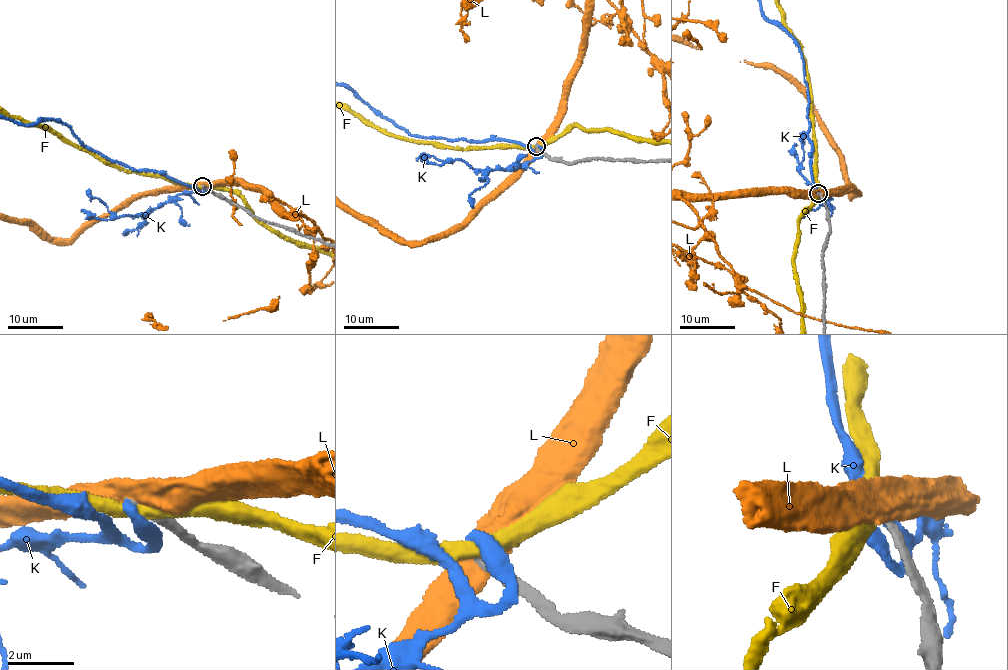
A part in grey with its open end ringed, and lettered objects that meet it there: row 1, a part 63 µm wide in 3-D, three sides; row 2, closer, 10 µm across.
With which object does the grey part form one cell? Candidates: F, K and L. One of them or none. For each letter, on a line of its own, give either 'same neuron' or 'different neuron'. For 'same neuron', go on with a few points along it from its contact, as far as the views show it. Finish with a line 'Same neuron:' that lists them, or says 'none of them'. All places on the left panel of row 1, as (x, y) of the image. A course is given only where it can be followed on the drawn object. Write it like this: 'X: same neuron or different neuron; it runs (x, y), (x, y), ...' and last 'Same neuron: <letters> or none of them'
F: different neuron
K: same neuron
L: different neuron
Same neuron: K

